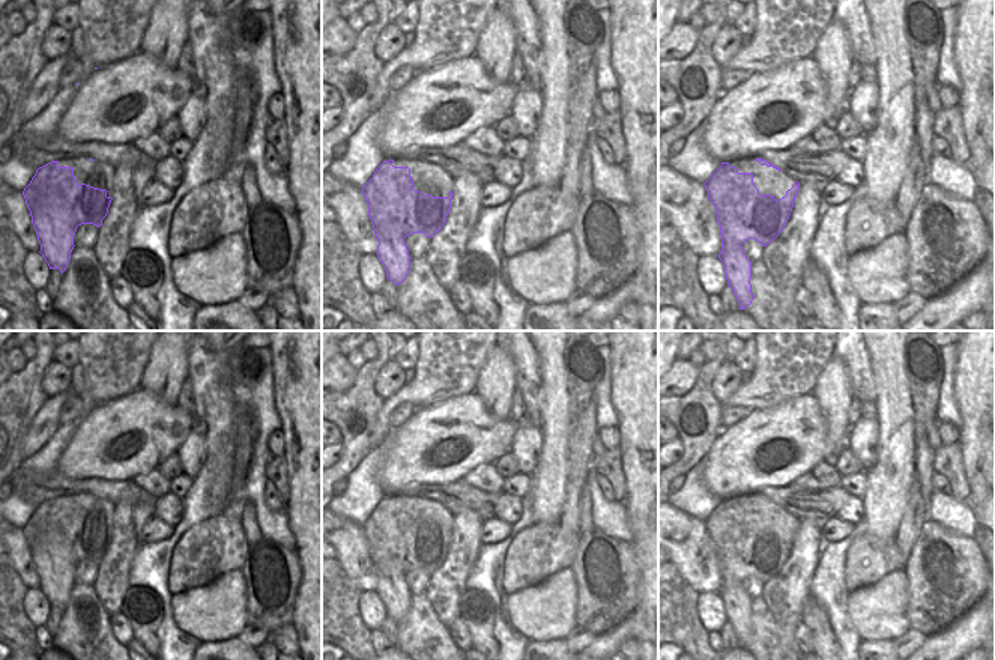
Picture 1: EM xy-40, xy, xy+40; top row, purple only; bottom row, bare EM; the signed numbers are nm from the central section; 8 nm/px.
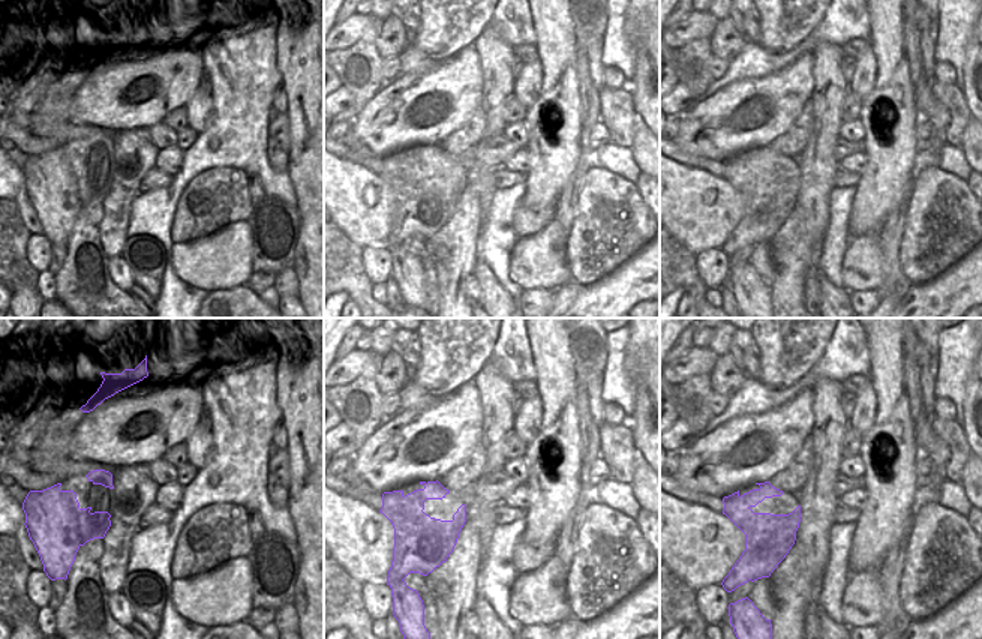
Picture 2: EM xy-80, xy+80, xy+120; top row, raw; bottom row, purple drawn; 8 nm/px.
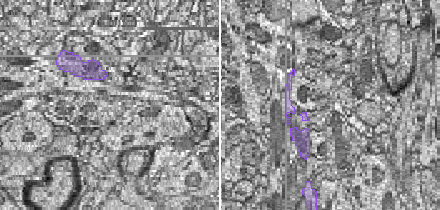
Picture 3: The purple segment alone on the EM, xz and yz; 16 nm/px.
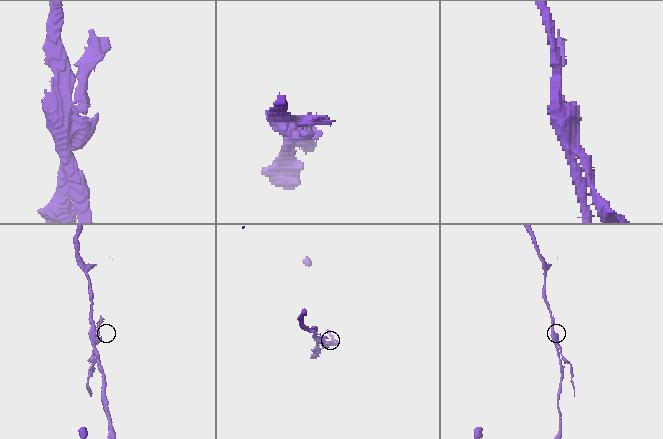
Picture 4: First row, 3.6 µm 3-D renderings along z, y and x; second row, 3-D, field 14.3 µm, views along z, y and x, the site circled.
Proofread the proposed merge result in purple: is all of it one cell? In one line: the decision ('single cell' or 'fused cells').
fused cells

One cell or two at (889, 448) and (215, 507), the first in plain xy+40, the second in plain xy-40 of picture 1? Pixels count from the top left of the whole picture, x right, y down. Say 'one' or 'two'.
one

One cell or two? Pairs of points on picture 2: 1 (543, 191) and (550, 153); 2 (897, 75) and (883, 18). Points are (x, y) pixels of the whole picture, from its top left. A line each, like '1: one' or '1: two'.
1: one
2: one

